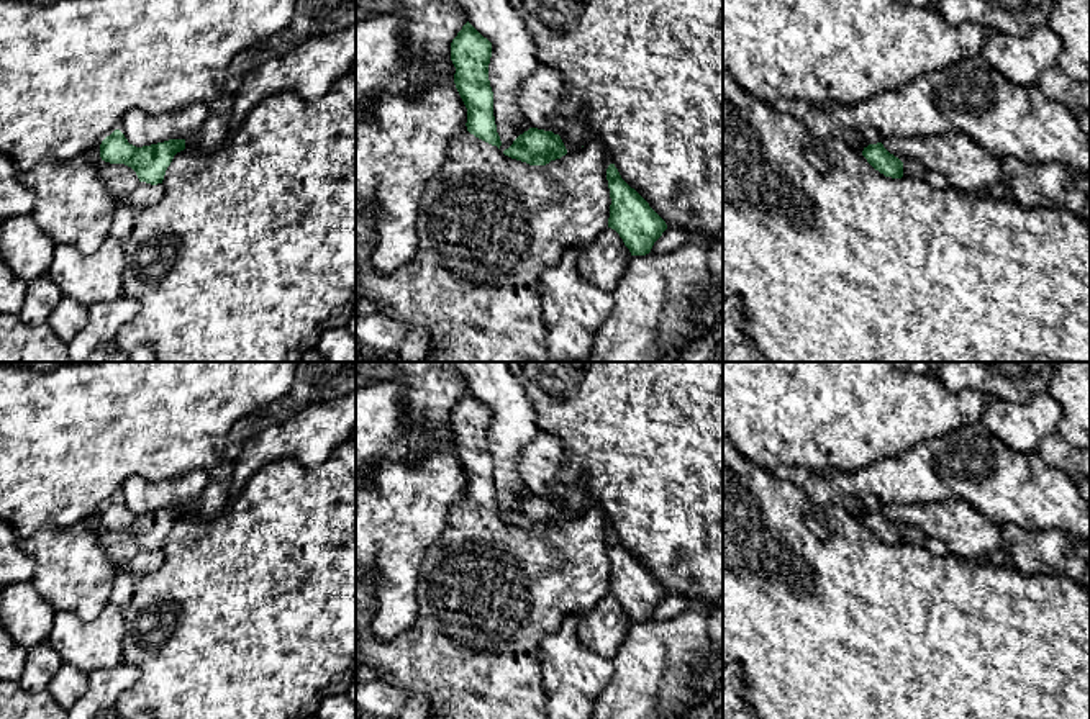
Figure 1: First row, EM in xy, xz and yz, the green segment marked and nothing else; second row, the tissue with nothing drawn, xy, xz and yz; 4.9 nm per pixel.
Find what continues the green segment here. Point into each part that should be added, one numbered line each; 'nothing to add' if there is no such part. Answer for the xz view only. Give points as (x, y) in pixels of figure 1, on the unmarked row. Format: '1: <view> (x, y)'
nothing to add

